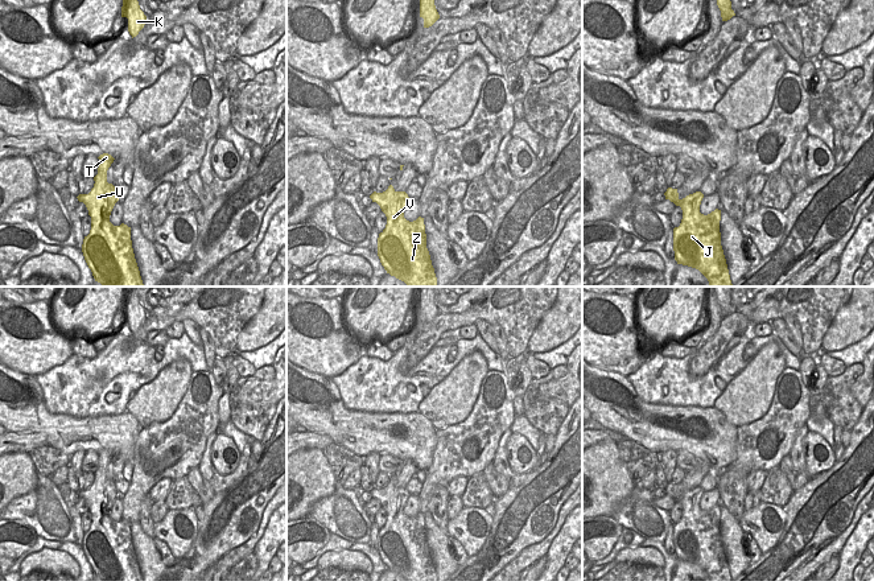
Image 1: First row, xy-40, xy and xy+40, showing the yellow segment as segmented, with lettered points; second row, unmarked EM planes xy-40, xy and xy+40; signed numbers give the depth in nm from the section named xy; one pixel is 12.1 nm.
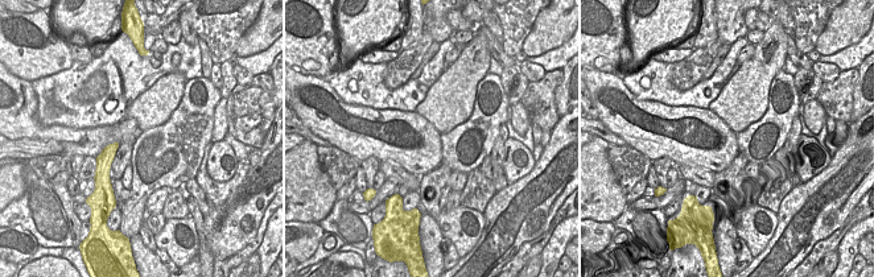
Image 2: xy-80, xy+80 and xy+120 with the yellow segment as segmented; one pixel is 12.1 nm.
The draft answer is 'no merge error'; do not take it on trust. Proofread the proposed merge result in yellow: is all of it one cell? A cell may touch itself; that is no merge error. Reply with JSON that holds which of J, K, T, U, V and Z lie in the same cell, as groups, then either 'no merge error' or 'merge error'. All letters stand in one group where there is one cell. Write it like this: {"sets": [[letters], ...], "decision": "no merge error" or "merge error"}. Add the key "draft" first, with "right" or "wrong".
{"draft": "right", "sets": [["J", "K", "T", "U", "V", "Z"]], "decision": "no merge error"}

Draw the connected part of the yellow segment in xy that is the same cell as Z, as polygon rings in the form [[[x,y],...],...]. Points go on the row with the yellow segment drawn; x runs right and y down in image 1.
[[[389,185],[386,191],[374,191],[370,198],[387,217],[386,228],[378,238],[378,256],[387,273],[408,287],[438,287],[426,248],[424,218],[413,222],[404,218],[411,199],[408,194]]]

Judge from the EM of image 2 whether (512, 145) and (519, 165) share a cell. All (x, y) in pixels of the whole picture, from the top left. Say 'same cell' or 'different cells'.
same cell

